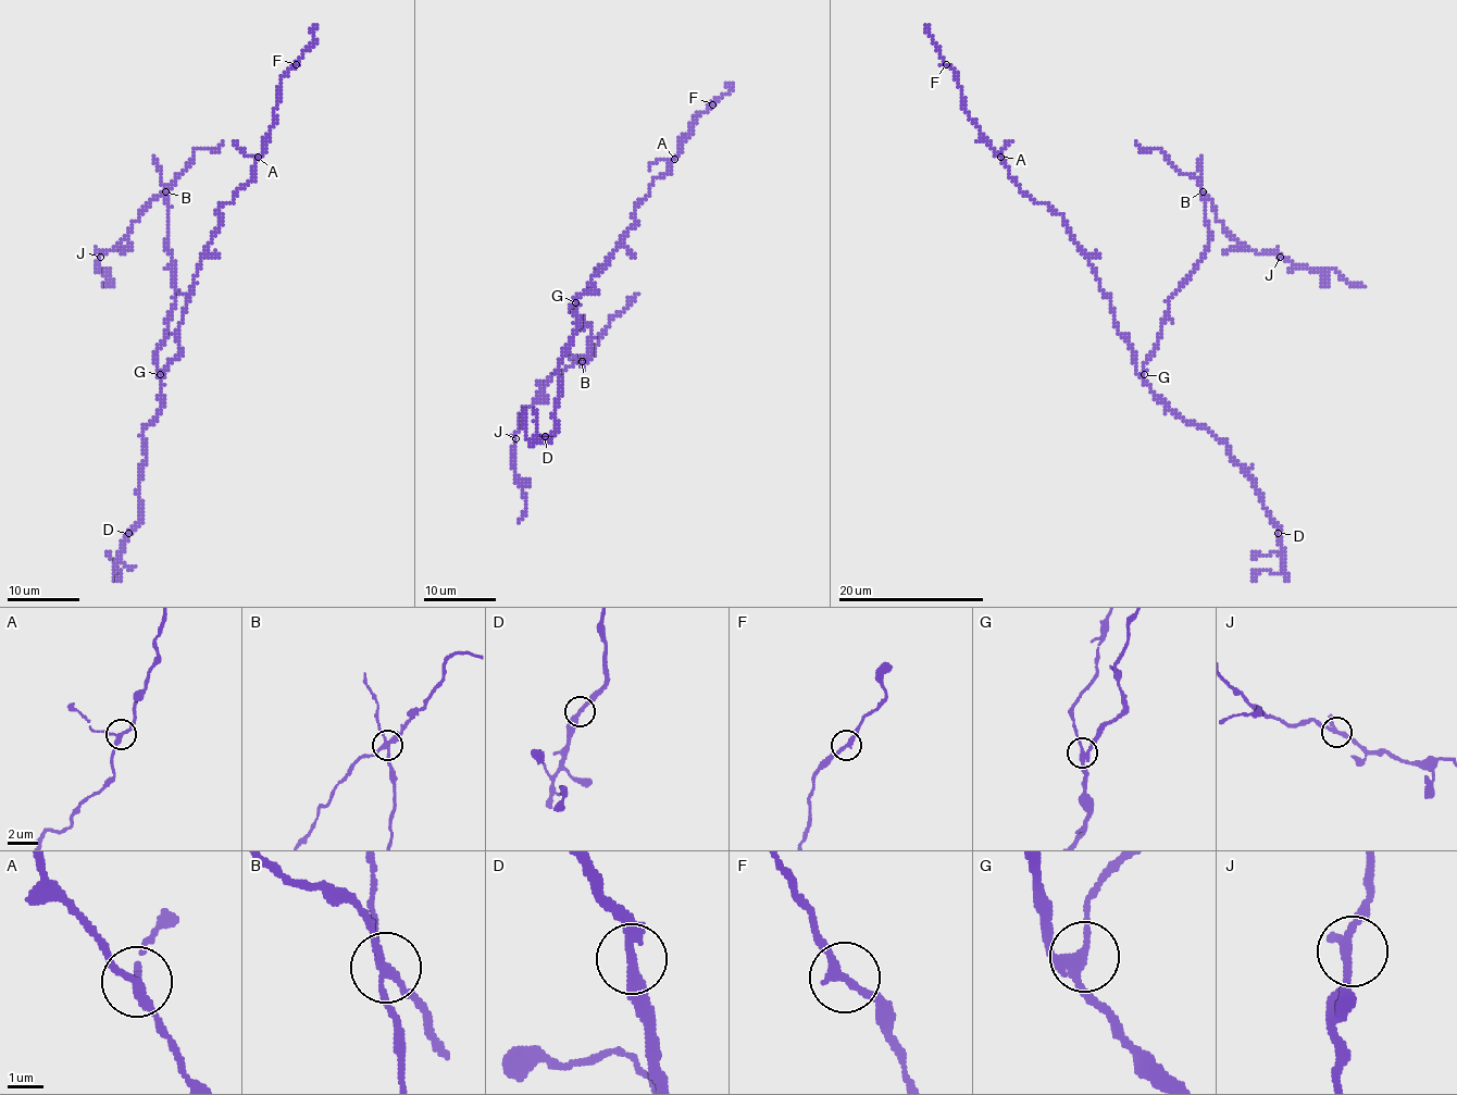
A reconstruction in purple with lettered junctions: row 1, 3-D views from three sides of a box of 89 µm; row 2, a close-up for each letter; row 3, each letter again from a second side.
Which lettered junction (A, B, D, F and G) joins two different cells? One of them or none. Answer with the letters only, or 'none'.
B

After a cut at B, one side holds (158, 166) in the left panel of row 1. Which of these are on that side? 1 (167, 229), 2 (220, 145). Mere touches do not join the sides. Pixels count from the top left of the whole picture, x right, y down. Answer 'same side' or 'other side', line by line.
1: same side
2: other side

